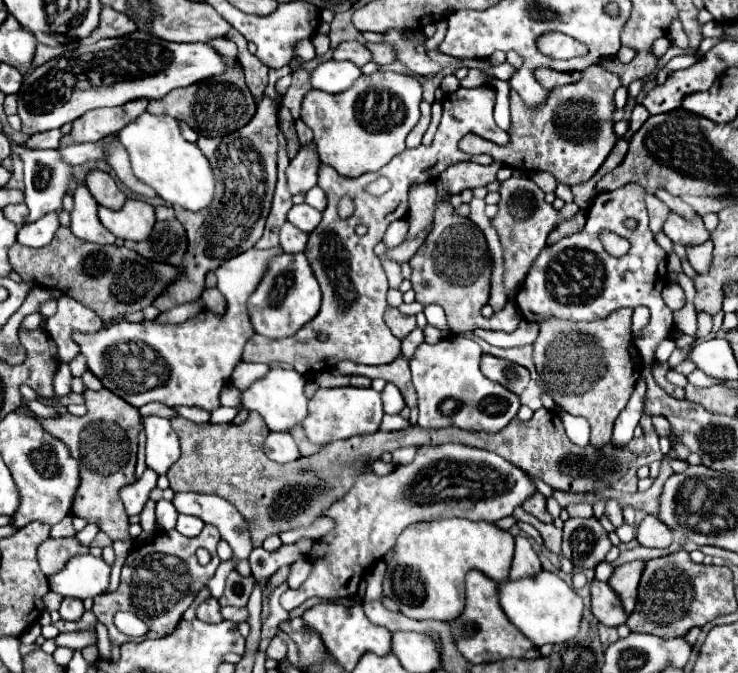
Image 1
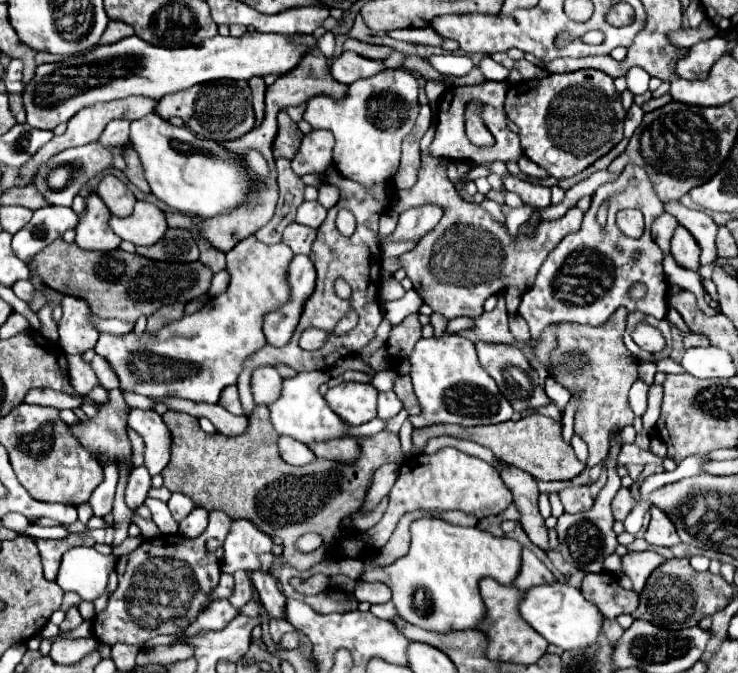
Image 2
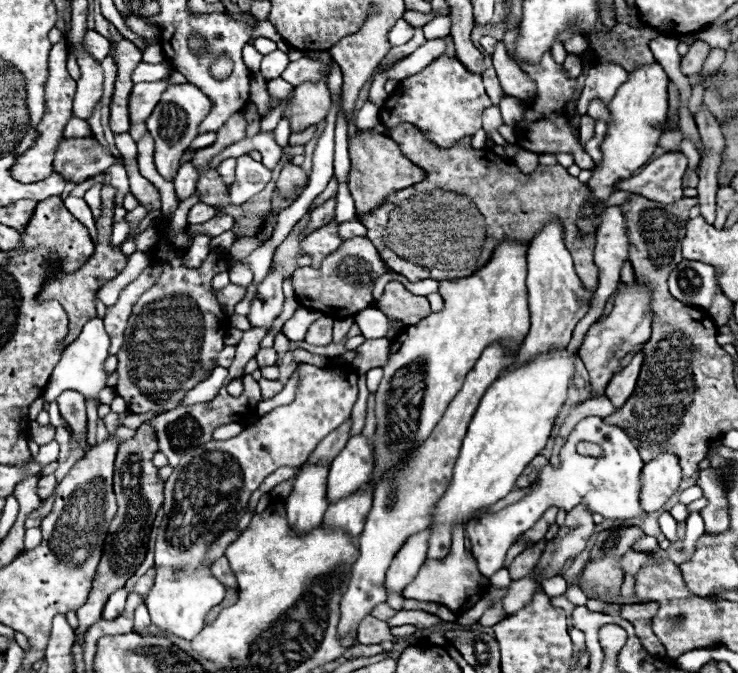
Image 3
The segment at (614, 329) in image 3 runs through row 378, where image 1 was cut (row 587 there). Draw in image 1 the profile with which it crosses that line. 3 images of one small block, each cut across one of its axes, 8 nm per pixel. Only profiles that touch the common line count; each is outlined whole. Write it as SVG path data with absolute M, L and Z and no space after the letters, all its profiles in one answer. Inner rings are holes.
M590 582L590 594L592 594L592 614L598 618L604 626L620 626L626 622L626 612L620 604L620 598L616 592L608 586L608 582Z

